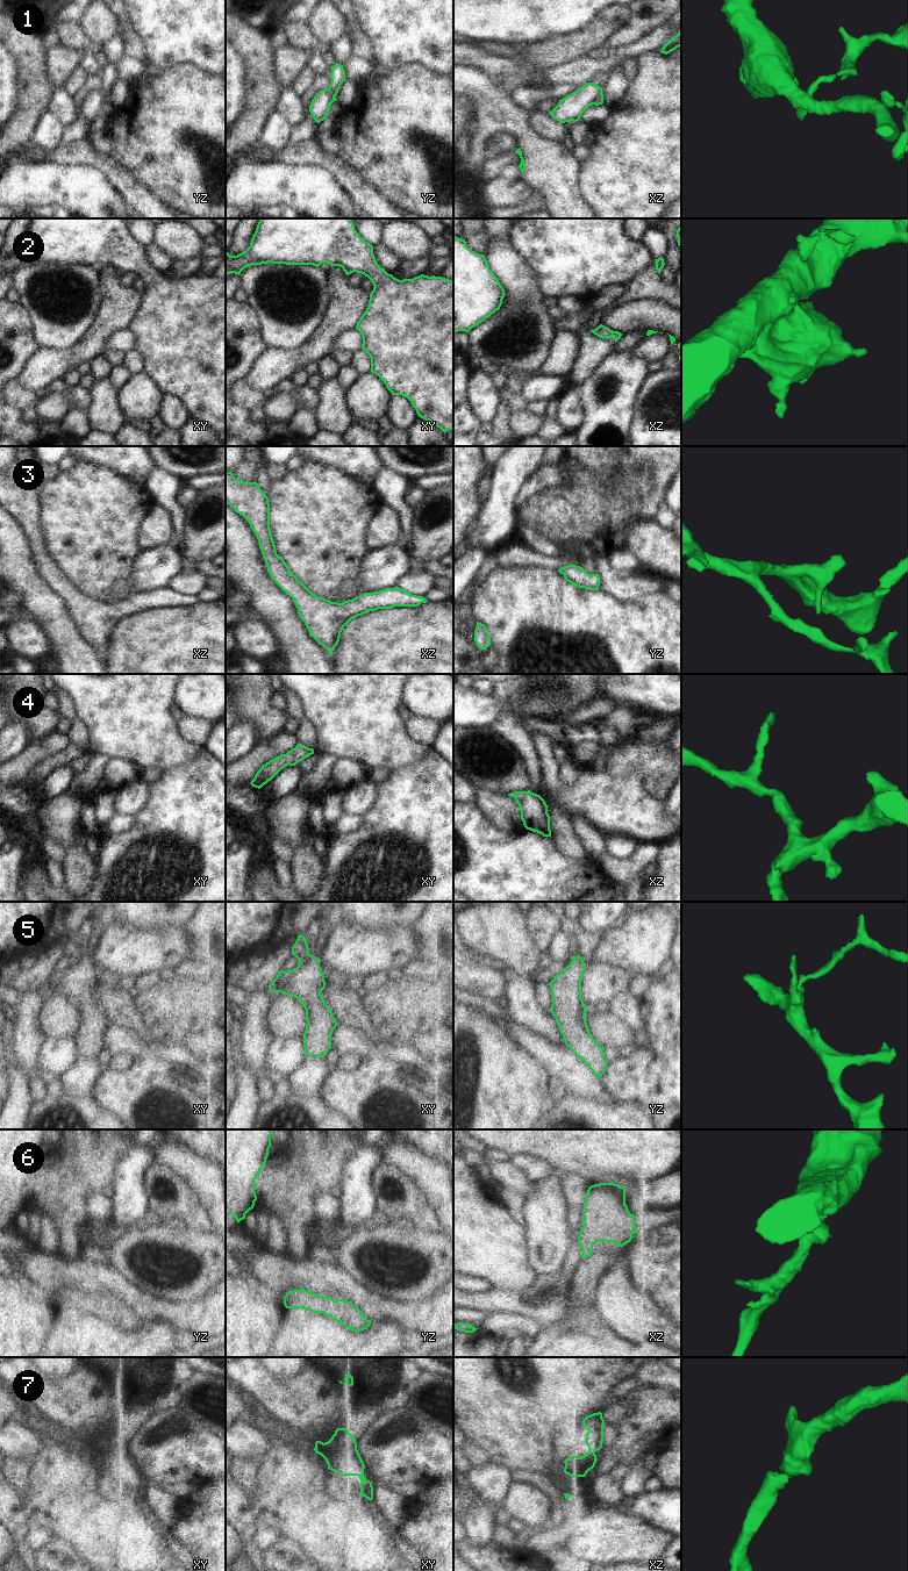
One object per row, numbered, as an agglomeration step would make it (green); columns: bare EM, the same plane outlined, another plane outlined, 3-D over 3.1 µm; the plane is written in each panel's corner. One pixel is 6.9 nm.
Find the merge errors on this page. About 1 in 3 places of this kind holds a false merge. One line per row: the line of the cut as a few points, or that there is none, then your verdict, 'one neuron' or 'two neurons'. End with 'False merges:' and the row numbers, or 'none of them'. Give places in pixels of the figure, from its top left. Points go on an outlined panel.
1: cut yz (328, 88), (334, 97); two neurons
2: cut none; one neuron
3: cut none; one neuron
4: cut none; one neuron
5: cut xy (312, 955), (299, 963); two neurons
6: cut none; one neuron
7: cut none; one neuron
False merges: 1, 5

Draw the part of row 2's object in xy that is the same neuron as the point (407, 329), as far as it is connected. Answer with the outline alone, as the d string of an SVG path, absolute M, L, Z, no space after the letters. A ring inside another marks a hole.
M259 218L250 246L237 256L226 253L226 277L251 265L262 264L313 265L322 263L343 268L346 275L357 272L373 284L366 310L357 322L362 333L362 350L371 358L371 372L378 375L392 395L402 395L414 406L419 417L429 421L443 432L453 430L453 281L421 274L399 280L380 267L373 246L355 230L351 218Z

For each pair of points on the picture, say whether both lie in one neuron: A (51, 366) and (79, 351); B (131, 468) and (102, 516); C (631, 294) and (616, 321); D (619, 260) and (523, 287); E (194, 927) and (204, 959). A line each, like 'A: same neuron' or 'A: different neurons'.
A: same neuron
B: different neurons
C: different neurons
D: different neurons
E: same neuron

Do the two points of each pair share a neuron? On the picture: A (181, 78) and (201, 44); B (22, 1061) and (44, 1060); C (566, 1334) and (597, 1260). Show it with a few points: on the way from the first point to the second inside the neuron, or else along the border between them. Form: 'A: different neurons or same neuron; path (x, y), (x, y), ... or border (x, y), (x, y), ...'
A: different neurons; border (165, 70), (193, 64), (213, 74)
B: different neurons; border (43, 1039), (36, 1057), (40, 1071)
C: same neuron; path (583, 1315), (583, 1286), (585, 1278)

